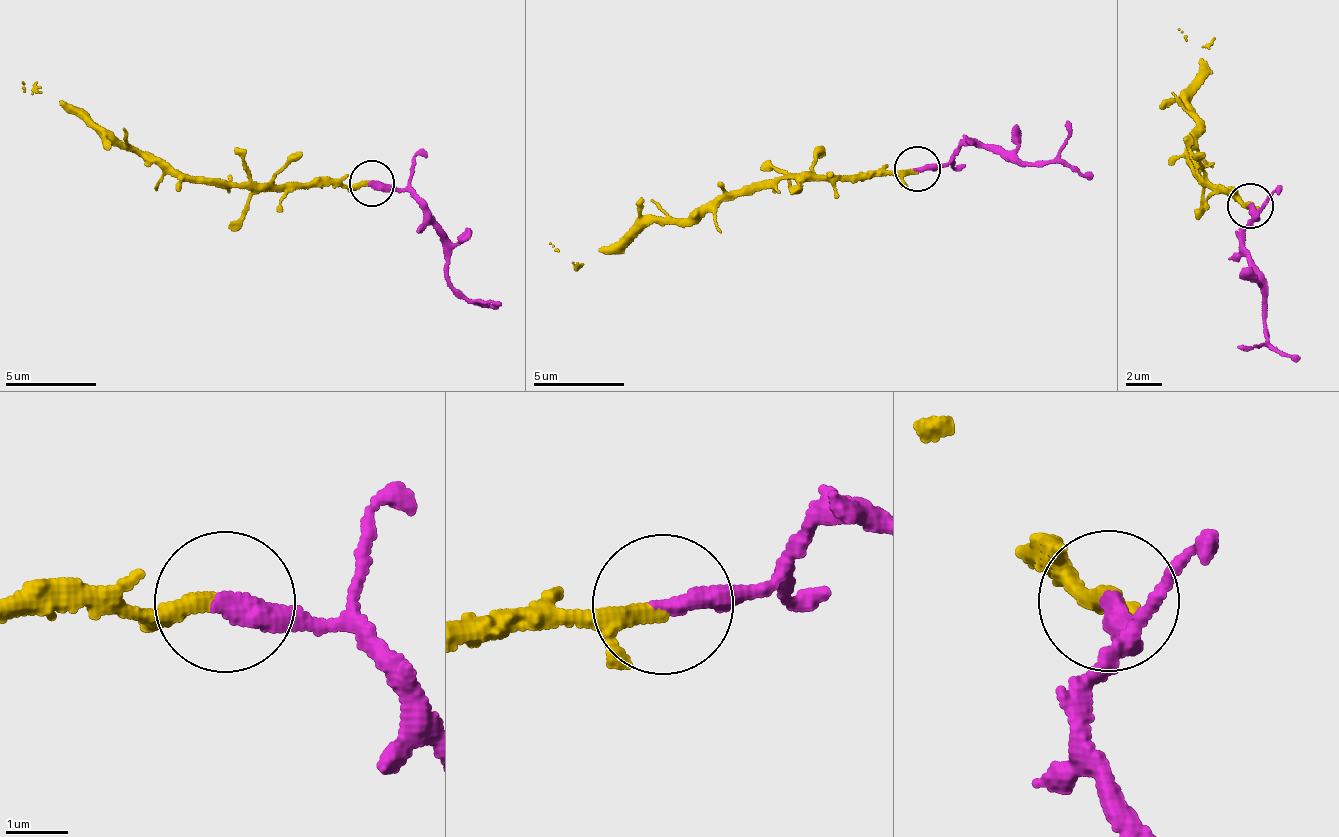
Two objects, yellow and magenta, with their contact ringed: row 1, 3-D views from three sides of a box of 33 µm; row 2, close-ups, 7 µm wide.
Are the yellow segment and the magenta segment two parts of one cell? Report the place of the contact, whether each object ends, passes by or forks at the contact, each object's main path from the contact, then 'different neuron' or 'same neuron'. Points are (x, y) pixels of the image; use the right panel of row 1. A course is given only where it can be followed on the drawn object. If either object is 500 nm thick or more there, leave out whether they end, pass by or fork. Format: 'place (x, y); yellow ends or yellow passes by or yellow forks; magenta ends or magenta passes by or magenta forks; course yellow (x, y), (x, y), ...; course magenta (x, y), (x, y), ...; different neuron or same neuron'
place (1250, 205); yellow ends; magenta ends; course yellow (1251, 206), (1196, 179), (1185, 161), (1196, 120), (1186, 106), (1211, 49), (1187, 41), (1177, 28); course magenta (1251, 206), (1257, 216), (1243, 238), (1262, 282), (1262, 313), (1267, 340), (1299, 354); same neuron

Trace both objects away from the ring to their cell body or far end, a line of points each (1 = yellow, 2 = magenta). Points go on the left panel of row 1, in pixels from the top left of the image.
1: (370, 184), (241, 189), (191, 182), (137, 149), (112, 142), (42, 93), (22, 93), (22, 81)
2: (370, 184), (397, 187), (423, 208), (444, 244), (444, 276), (467, 297), (497, 300)

